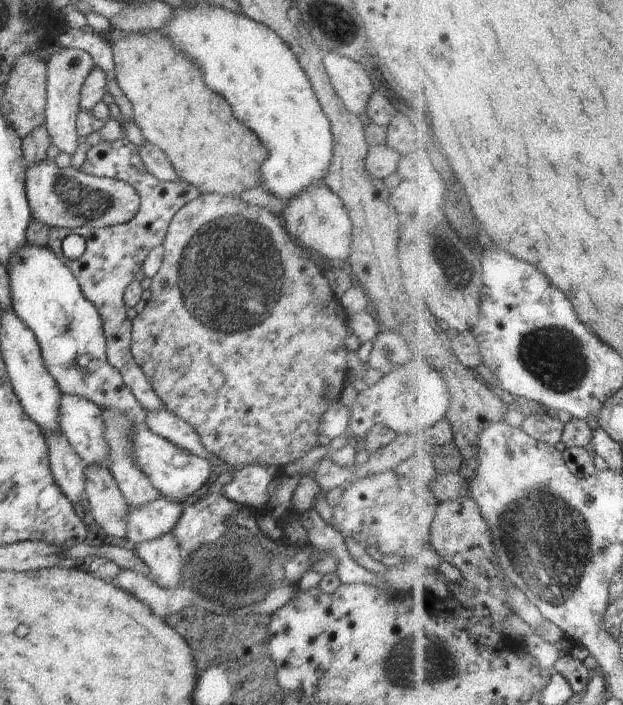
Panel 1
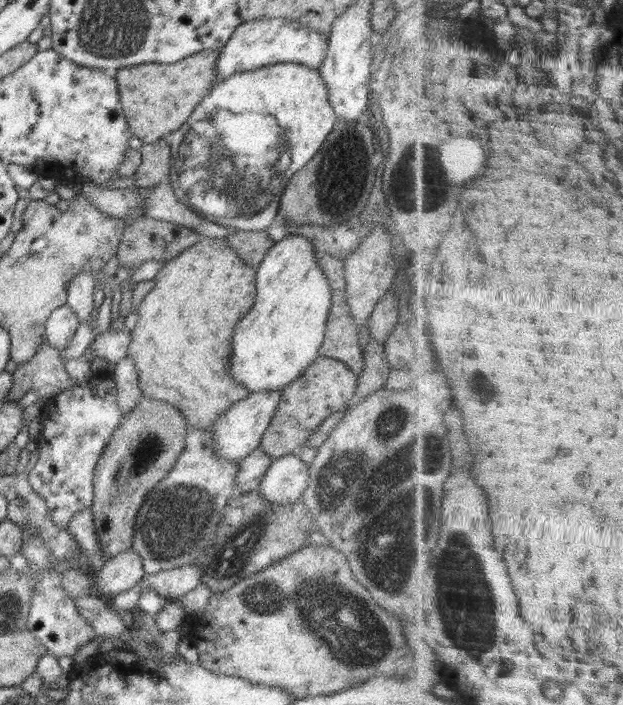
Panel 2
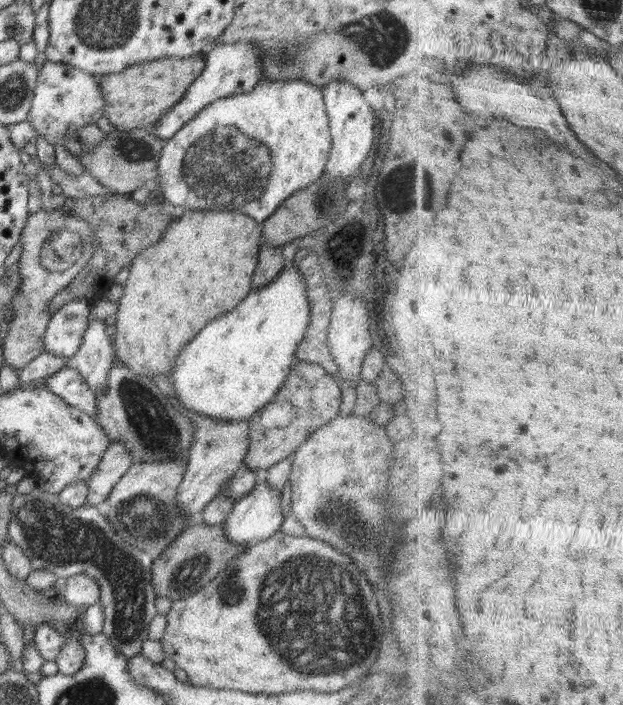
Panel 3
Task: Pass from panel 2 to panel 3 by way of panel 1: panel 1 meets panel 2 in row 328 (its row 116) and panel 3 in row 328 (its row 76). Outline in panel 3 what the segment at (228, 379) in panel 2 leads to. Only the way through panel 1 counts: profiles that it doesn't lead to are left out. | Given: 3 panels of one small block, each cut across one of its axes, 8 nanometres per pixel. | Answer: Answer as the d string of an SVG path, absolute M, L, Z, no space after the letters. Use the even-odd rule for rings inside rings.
M237 210L228 211L190 211L186 212L182 217L175 217L164 231L159 242L150 248L145 248L134 260L130 263L129 277L123 285L123 295L120 297L118 311L116 314L116 332L112 336L113 348L117 363L127 366L136 374L145 374L153 379L154 376L168 376L172 380L172 371L175 367L177 356L185 347L185 344L195 338L208 322L218 318L220 314L230 312L241 300L246 298L246 295L252 290L252 277L257 267L259 257L260 242L263 238L263 223L256 222L251 216L244 213L238 213Z

